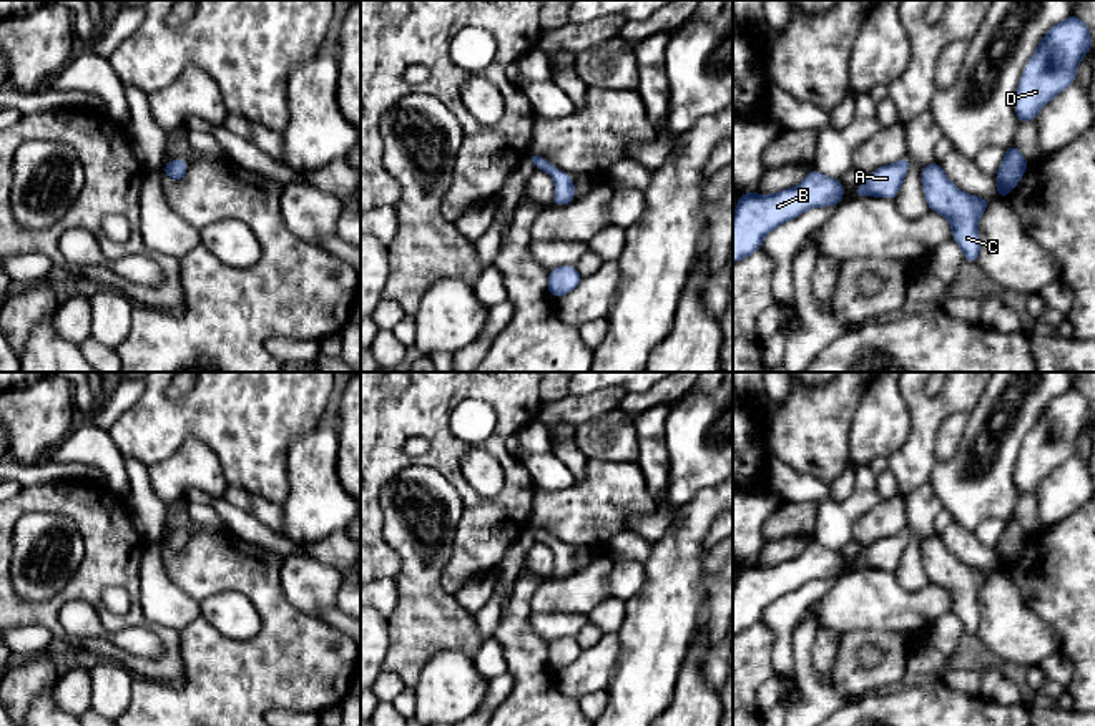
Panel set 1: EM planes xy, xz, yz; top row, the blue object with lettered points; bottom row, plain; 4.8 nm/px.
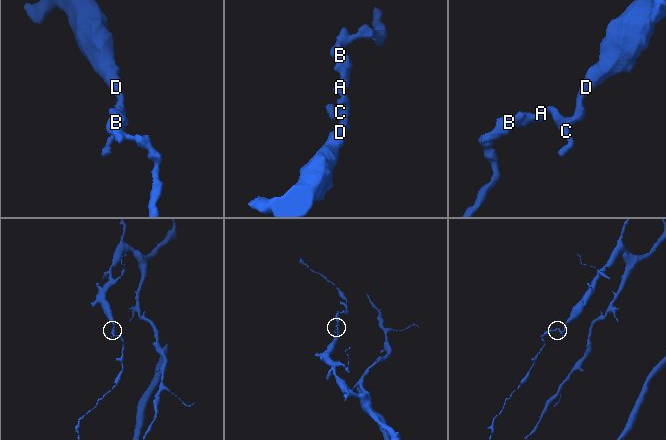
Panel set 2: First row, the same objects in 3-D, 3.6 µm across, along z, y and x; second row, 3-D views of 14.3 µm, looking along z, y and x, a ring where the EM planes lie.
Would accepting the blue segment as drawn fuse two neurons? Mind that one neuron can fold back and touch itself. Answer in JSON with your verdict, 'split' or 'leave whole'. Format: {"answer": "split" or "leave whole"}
{"answer": "leave whole"}

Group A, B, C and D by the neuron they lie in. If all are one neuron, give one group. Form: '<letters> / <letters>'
A B C D

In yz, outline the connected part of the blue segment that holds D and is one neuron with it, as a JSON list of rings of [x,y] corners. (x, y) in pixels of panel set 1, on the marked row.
[[[1075,15],[1048,28],[1027,61],[1014,95],[1020,125],[1035,120],[1050,100],[1075,83],[1078,63],[1090,48],[1088,25]]]

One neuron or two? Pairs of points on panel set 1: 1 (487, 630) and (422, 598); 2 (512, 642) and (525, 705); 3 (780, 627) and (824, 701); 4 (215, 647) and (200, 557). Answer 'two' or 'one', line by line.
1: two
2: one
3: two
4: one

